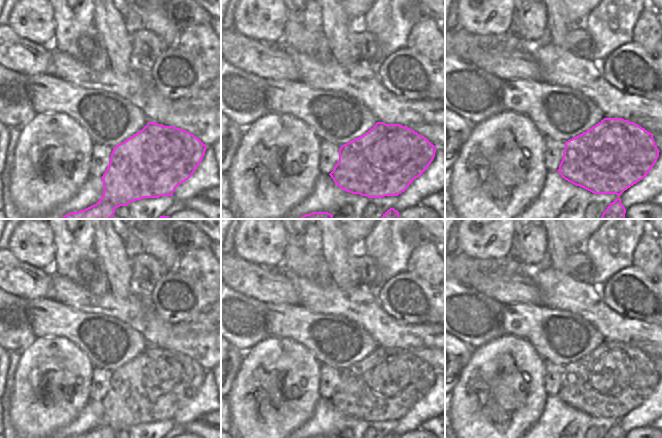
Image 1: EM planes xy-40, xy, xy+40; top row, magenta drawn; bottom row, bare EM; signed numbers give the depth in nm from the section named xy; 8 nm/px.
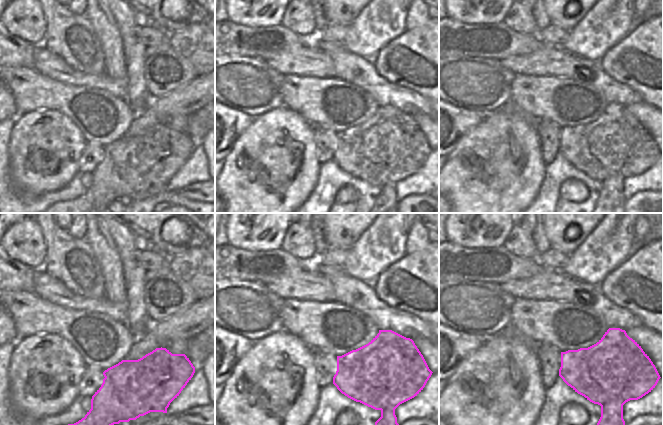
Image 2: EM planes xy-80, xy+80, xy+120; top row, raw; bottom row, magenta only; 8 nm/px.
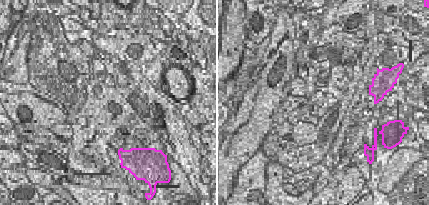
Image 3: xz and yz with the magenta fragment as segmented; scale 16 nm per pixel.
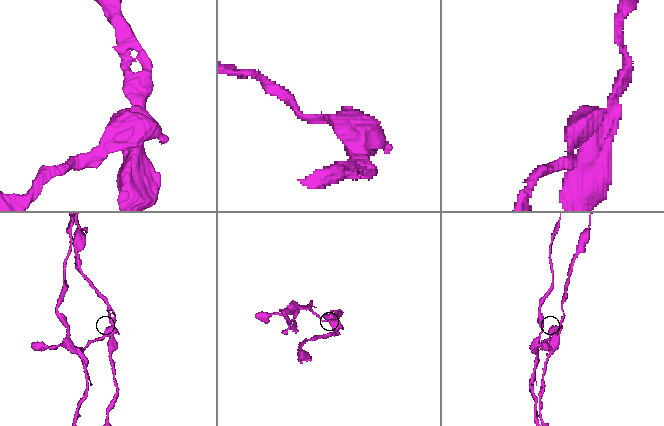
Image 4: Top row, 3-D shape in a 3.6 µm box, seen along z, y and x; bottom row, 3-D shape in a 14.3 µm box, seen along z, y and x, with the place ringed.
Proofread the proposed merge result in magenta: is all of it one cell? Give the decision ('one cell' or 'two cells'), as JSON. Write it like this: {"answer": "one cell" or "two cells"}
{"answer": "two cells"}

